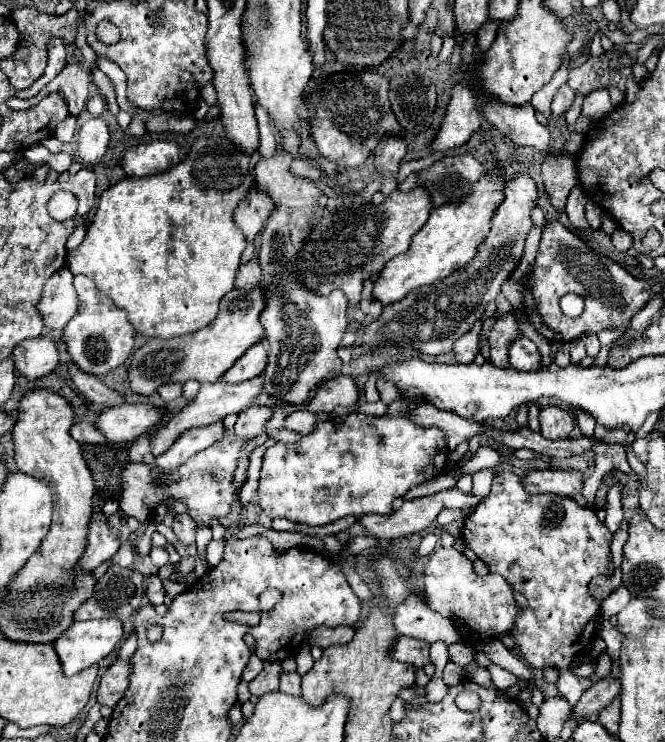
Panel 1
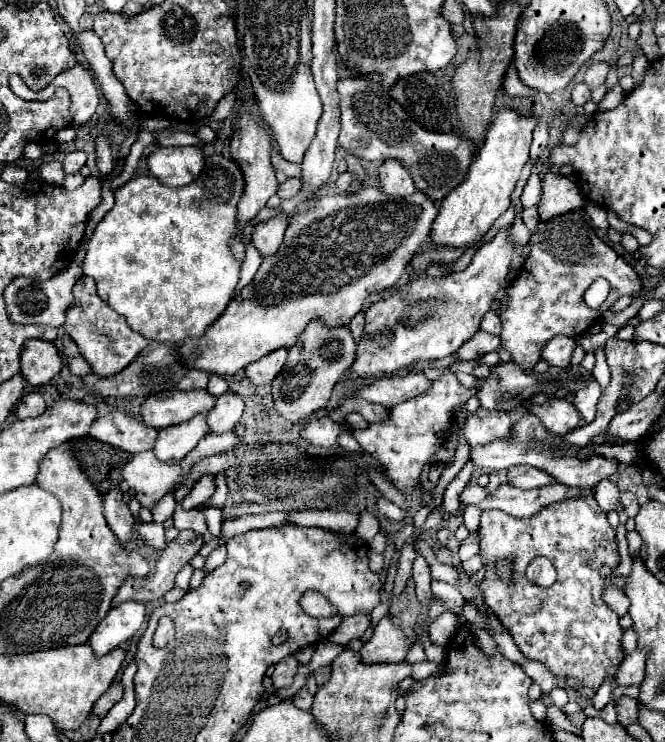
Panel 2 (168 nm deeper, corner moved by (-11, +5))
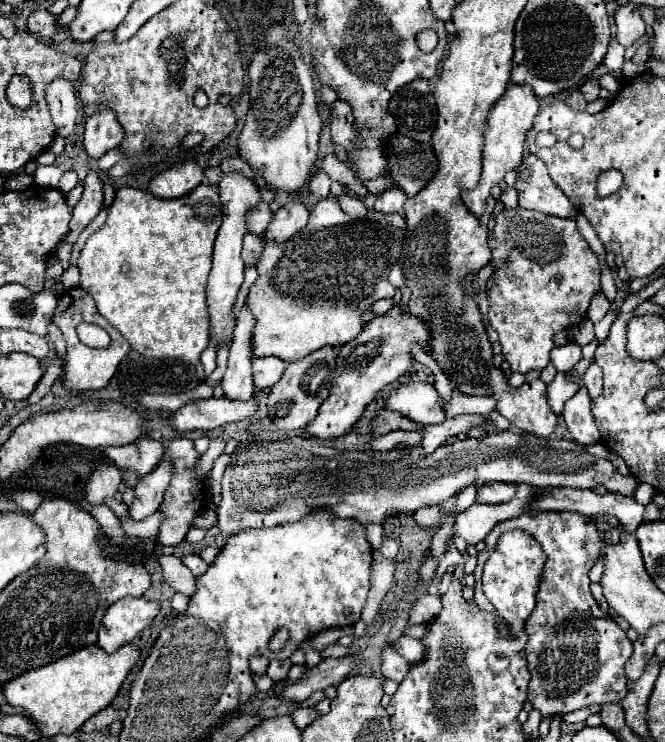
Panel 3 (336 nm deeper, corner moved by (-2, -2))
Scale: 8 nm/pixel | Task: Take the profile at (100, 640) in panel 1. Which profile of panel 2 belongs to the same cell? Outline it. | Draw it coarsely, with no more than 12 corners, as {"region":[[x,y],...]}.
{"region":[[146,606],[112,608],[88,640],[104,656],[142,628]]}

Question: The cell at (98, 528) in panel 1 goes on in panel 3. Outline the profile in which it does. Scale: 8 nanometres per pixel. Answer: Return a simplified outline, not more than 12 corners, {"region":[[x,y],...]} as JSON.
{"region":[[97,465],[85,487],[91,505],[115,497],[121,471]]}

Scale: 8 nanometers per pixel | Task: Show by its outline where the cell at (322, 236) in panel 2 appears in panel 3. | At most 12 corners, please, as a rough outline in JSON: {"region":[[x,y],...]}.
{"region":[[321,199],[263,239],[253,357],[293,363],[393,297],[405,215]]}

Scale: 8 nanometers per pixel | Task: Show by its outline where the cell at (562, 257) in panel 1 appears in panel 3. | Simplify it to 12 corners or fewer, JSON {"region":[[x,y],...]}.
{"region":[[497,215],[489,321],[523,375],[601,291],[575,219]]}

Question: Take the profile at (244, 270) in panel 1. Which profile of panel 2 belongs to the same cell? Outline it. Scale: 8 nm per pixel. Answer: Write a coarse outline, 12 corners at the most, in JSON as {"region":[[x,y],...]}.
{"region":[[278,214],[254,226],[252,244],[260,254],[274,254],[288,228]]}

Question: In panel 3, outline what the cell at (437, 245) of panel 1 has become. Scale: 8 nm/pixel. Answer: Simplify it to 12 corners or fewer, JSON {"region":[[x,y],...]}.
{"region":[[509,83],[485,129],[481,181],[461,193],[475,217],[491,187],[521,165],[539,111],[531,87]]}

